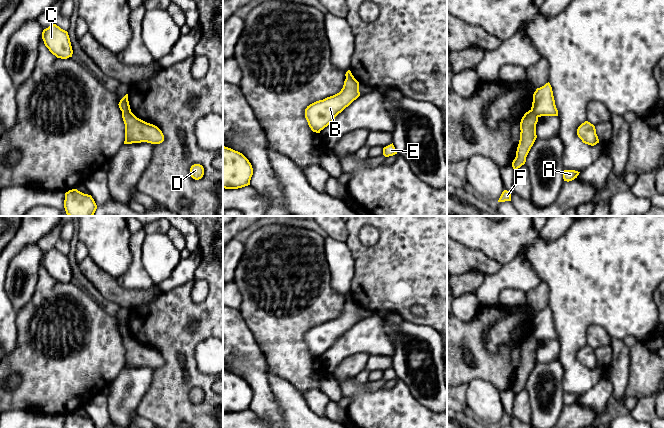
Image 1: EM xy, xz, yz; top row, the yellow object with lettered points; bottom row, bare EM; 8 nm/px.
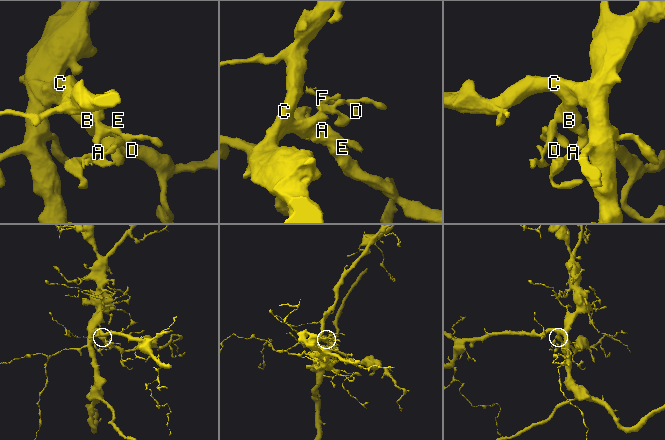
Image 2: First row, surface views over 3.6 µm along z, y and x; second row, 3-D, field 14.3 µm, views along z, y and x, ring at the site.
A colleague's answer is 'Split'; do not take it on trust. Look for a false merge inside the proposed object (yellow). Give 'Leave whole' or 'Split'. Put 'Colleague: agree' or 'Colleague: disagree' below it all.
Split
Colleague: agree

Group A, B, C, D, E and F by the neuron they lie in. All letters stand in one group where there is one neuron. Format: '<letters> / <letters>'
A B C E / D F

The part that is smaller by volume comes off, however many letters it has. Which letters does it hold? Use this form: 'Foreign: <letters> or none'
Foreign: D, F

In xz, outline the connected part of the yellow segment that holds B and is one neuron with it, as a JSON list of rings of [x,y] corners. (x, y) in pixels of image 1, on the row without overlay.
[[[346,301],[339,317],[307,330],[305,342],[309,351],[313,356],[320,357],[359,320],[359,306],[356,303]]]

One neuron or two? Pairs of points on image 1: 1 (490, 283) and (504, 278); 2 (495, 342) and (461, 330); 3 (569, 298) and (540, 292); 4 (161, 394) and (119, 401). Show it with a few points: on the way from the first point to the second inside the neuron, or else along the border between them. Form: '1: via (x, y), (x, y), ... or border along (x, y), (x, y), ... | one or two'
1: via (493, 283), (501, 279) | one
2: border along (498, 319), (484, 337), (484, 345), (490, 353) | two
3: border along (542, 280), (549, 288), (549, 305) | two
4: border along (153, 376), (147, 391), (138, 405), (137, 413) | two

